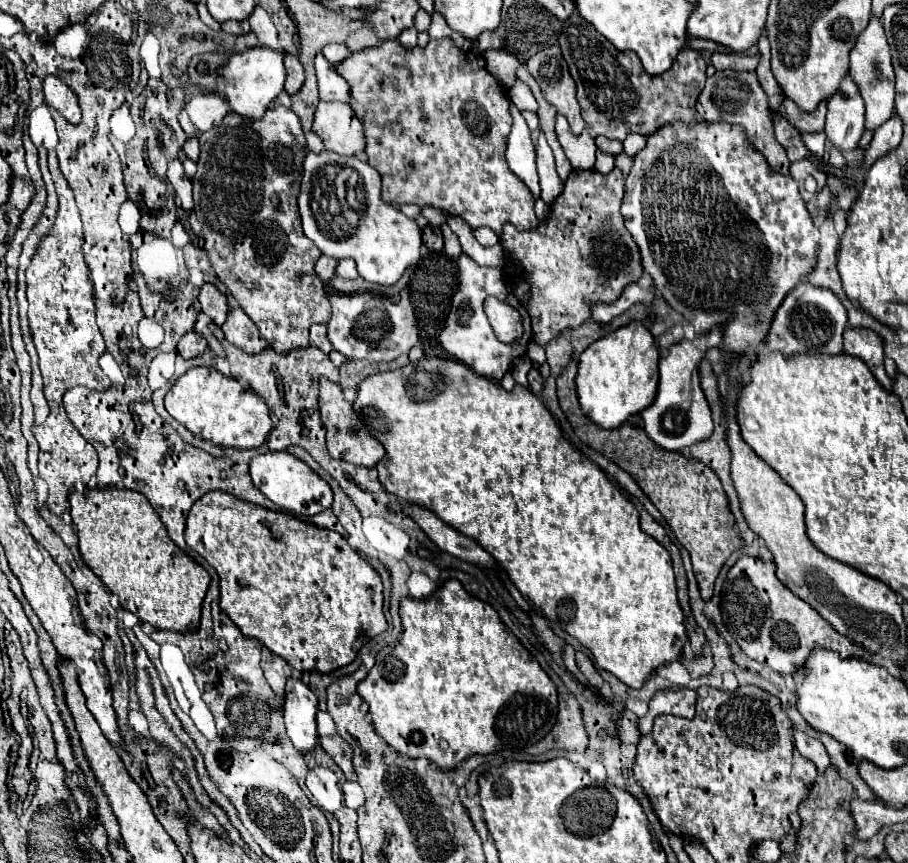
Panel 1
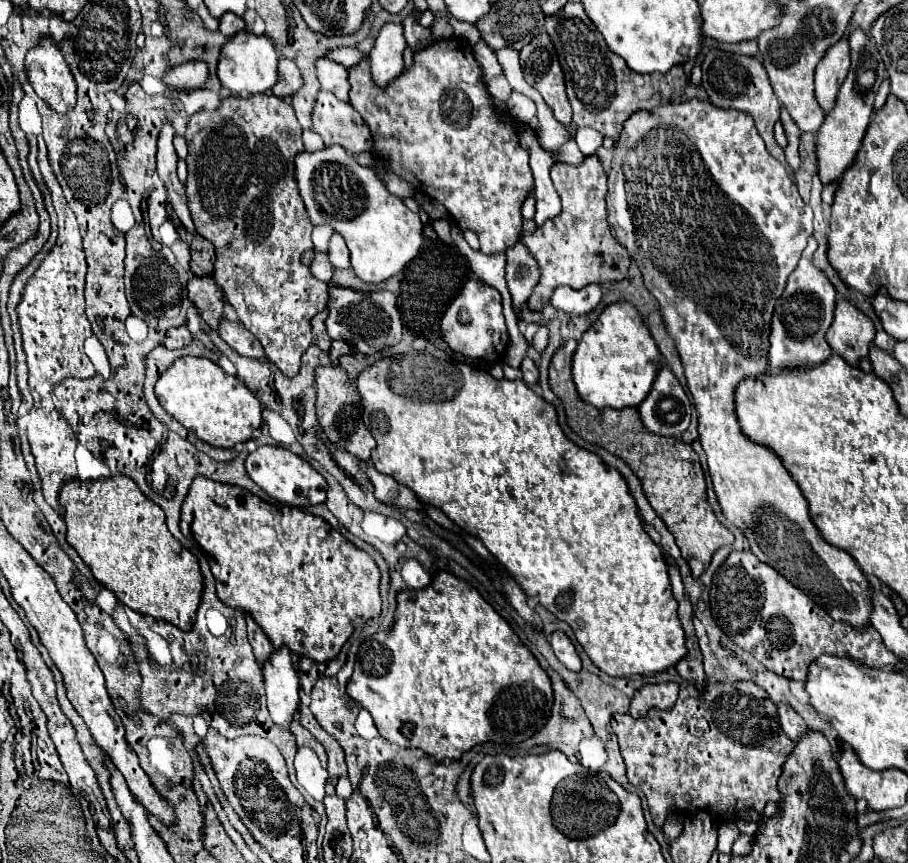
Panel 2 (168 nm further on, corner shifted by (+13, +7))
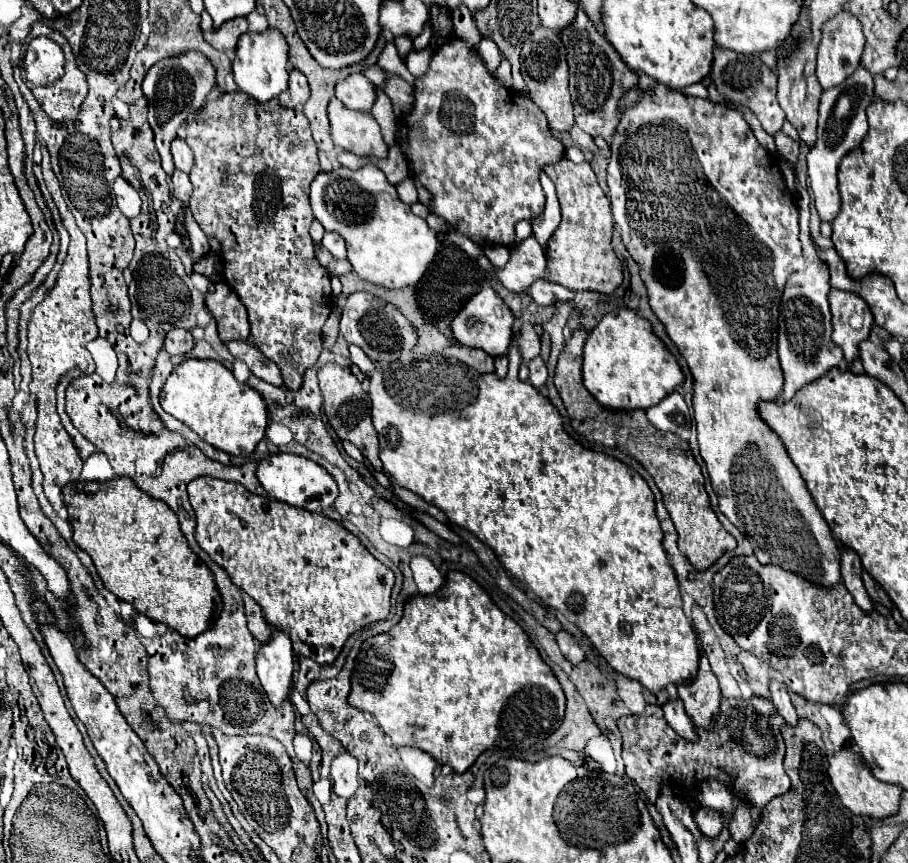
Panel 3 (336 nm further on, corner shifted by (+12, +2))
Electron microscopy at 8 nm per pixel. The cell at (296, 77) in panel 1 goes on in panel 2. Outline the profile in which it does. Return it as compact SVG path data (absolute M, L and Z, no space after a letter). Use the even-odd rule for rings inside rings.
M281 57L279 59L279 81L273 87L273 95L287 99L299 87L301 87L301 73L299 73L299 69L295 67L293 61L289 61L287 57Z

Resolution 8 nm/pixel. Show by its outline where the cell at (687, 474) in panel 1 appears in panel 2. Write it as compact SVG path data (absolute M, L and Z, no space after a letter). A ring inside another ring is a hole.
M567 341L561 349L555 351L549 365L549 387L565 407L567 425L585 441L607 449L611 455L621 457L631 467L631 471L641 481L647 501L651 503L655 513L665 521L667 529L673 533L681 549L681 555L687 559L691 567L693 577L699 577L709 565L715 549L733 543L733 533L723 523L717 521L711 505L707 503L705 475L701 463L693 459L697 457L697 453L691 449L691 445L685 445L679 439L661 437L647 431L635 407L613 409L613 421L603 421L603 413L595 407L585 405L573 387L571 357L575 347L577 347L575 341Z

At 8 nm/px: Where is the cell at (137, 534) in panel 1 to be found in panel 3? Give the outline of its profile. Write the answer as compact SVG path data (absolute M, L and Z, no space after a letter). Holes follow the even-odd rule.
M114 478L108 482L74 482L66 484L62 490L70 524L74 528L74 542L94 560L104 586L114 596L132 604L136 612L152 618L154 622L166 624L186 638L196 638L212 628L224 606L214 582L214 574L190 550L180 530L178 516L166 502L148 496L130 478Z

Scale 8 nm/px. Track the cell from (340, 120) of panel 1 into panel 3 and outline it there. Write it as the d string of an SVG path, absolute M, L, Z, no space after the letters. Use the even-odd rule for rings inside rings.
M334 98L330 100L328 116L332 124L332 140L336 142L336 146L358 156L388 156L390 148L384 142L380 126L370 112L350 110L338 98Z

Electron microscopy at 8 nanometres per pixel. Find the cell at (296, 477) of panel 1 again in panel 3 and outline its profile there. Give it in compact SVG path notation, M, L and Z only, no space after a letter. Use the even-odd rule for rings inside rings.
M288 452L270 454L264 460L260 460L256 474L268 494L278 498L280 502L286 502L290 506L296 506L296 508L302 508L308 512L318 512L318 514L324 512L326 508L330 508L334 504L334 500L338 496L338 486L336 486L334 478L328 474L328 470L304 456L296 456L296 454L288 454Z

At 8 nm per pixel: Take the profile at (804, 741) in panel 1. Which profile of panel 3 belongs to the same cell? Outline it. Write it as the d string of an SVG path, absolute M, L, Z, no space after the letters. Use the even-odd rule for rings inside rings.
M772 678L770 680L770 694L772 694L772 702L776 706L776 710L782 714L782 718L792 726L792 724L798 724L798 716L796 716L796 710L790 702L790 694L788 694L788 688L786 684L780 680L780 678Z

